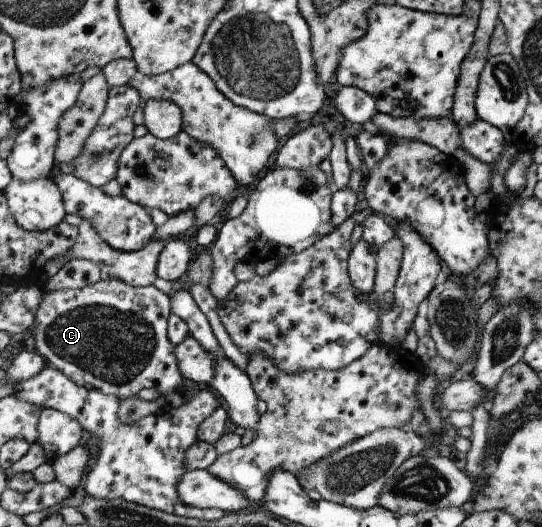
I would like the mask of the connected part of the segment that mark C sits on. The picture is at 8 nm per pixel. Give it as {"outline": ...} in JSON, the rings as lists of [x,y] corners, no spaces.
{"outline":[[[109,278],[108,280],[101,280],[94,284],[89,284],[84,288],[49,290],[46,286],[42,288],[43,295],[36,313],[36,322],[34,323],[34,337],[35,351],[40,353],[47,361],[47,365],[55,366],[58,370],[64,372],[77,385],[90,390],[102,391],[105,395],[114,395],[119,399],[127,399],[127,397],[138,396],[143,389],[156,389],[163,398],[167,397],[173,392],[183,391],[190,383],[184,379],[184,374],[178,366],[178,359],[176,356],[176,346],[172,339],[168,336],[168,319],[172,314],[172,299],[168,294],[163,293],[155,287],[150,286],[134,286],[133,284],[125,283],[125,280],[117,278]]]}

